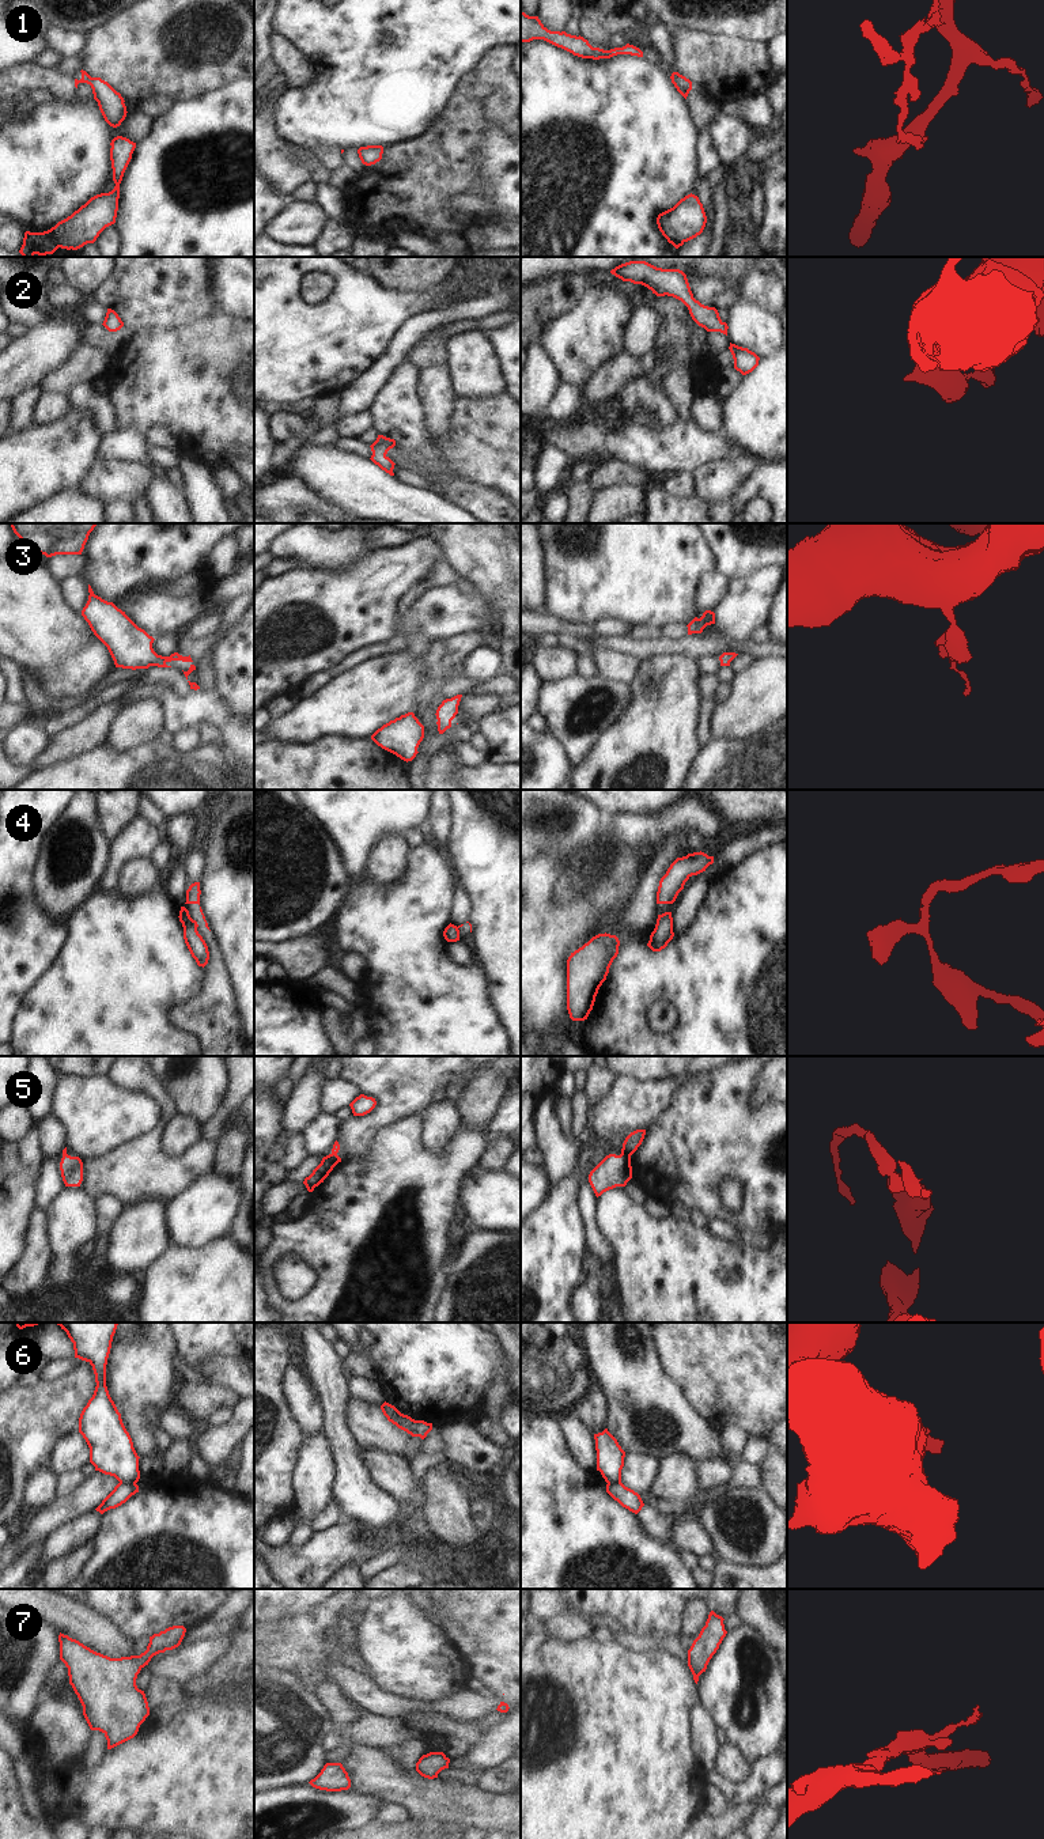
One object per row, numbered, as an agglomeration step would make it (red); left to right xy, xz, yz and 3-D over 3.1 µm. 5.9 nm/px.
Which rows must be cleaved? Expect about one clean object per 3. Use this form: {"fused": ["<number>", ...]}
{"fused": ["1", "4", "5", "6"]}

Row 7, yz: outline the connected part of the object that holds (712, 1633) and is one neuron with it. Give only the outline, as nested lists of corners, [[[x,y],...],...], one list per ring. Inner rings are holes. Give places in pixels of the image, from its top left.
[[[711,1611],[706,1626],[701,1628],[699,1636],[688,1650],[688,1666],[696,1684],[699,1681],[699,1676],[706,1672],[710,1660],[716,1653],[727,1634],[723,1620],[725,1619],[722,1616]]]

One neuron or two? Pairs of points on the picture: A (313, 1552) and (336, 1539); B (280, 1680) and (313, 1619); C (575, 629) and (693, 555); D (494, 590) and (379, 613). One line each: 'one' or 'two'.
A: one
B: two
C: two
D: two

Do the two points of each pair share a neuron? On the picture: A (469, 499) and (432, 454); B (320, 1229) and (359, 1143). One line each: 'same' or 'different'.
A: same
B: different

